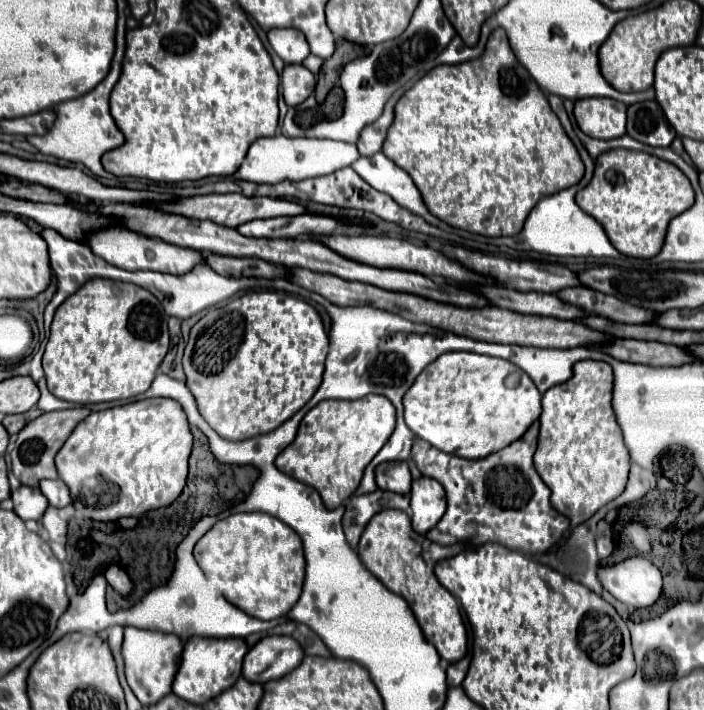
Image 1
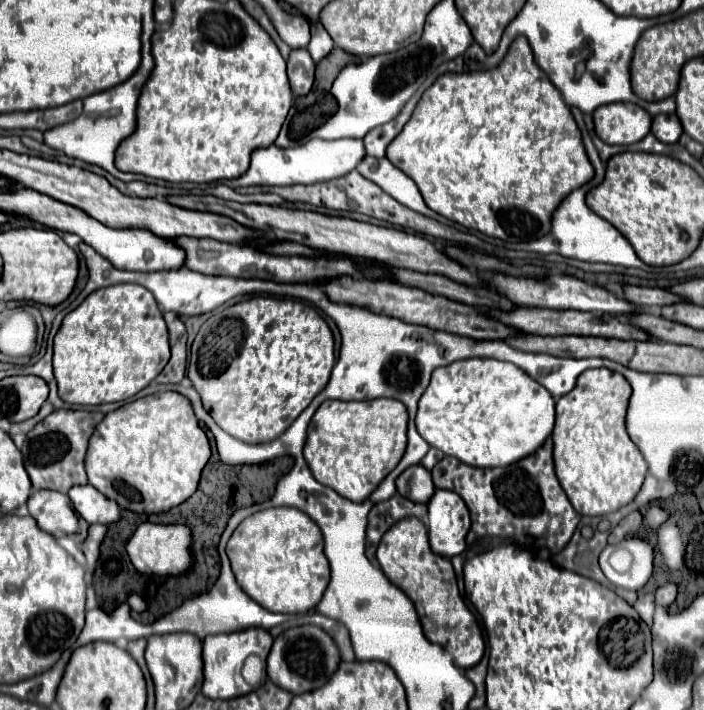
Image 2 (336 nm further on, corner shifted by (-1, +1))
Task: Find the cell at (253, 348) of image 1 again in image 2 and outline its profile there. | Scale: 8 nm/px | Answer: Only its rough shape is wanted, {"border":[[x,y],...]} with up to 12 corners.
{"border":[[299,302],[211,316],[187,376],[247,444],[329,382],[333,334]]}

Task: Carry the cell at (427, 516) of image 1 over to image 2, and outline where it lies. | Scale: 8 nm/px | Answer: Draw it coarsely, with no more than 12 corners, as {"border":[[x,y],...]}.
{"border":[[449,490],[429,500],[435,554],[465,552],[471,526],[465,502]]}

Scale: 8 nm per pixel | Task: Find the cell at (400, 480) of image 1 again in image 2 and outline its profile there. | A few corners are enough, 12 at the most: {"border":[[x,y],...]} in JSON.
{"border":[[421,464],[403,470],[397,492],[425,504],[435,492],[431,474]]}

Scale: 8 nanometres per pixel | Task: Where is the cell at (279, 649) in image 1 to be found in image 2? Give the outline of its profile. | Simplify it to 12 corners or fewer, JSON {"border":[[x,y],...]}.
{"border":[[317,626],[279,634],[273,684],[303,694],[337,670],[339,650]]}

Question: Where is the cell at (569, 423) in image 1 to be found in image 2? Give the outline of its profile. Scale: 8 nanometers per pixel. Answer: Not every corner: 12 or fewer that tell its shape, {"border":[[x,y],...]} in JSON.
{"border":[[593,368],[557,400],[555,474],[579,514],[641,490],[629,382]]}

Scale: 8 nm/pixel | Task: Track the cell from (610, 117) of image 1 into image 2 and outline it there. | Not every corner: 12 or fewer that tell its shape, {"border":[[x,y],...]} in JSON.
{"border":[[613,102],[593,112],[605,144],[627,146],[649,134],[651,116]]}

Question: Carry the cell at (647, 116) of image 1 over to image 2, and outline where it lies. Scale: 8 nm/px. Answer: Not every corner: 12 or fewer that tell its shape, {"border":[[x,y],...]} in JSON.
{"border":[[677,114],[653,118],[651,134],[673,144],[683,128]]}

